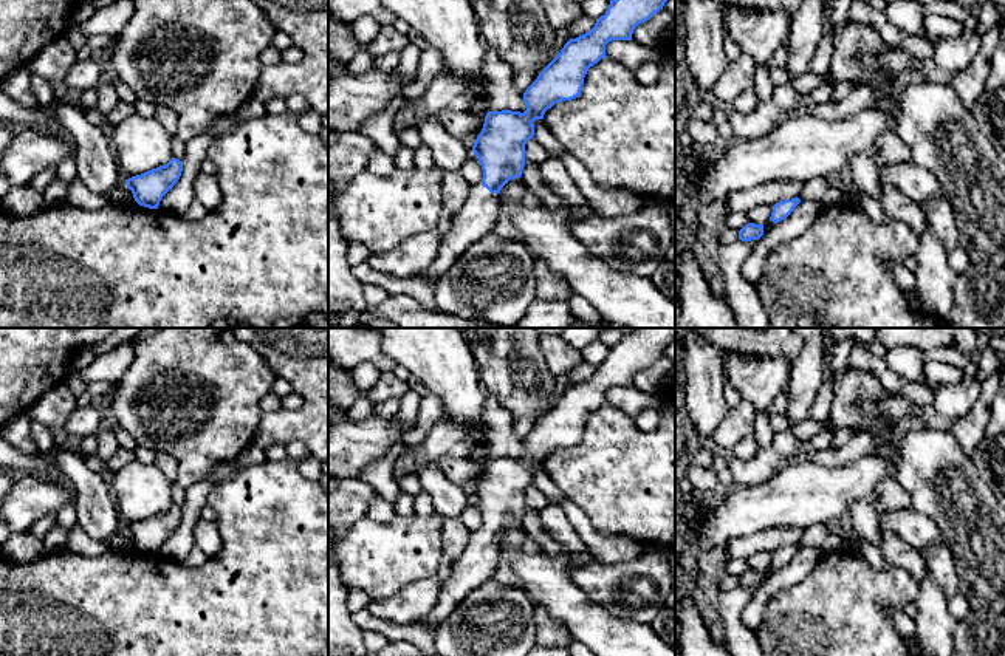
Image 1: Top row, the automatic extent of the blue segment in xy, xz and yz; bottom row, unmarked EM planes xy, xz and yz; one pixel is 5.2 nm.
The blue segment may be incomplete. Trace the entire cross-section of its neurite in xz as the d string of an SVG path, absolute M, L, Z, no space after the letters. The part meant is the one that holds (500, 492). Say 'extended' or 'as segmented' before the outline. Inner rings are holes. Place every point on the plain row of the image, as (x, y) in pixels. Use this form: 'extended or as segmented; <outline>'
extended; M638 328L626 334L618 345L610 347L595 373L570 385L527 435L523 460L486 460L483 475L472 492L483 524L471 534L465 554L441 582L437 605L421 625L438 627L472 589L494 576L502 534L522 523L525 490L534 483L533 469L544 466L554 450L578 444L588 415L605 404L605 391L612 387L632 387L633 376L663 356L674 340L675 328Z

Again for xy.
as segmented; M172 504L166 512L125 526L125 531L139 552L158 555L159 548L177 531L181 518L183 507Z

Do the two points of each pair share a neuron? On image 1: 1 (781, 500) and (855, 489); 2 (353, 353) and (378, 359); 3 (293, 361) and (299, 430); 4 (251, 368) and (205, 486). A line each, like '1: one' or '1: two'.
1: one
2: one
3: one
4: two

